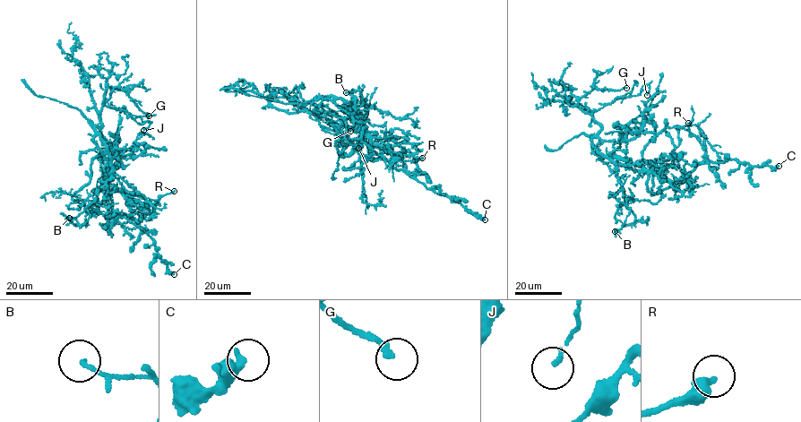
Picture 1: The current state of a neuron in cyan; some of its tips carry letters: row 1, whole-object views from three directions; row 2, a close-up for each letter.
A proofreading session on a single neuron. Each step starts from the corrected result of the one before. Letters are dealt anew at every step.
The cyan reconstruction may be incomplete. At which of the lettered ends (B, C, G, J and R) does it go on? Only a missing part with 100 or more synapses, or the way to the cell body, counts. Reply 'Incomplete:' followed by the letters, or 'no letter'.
Incomplete: no letter

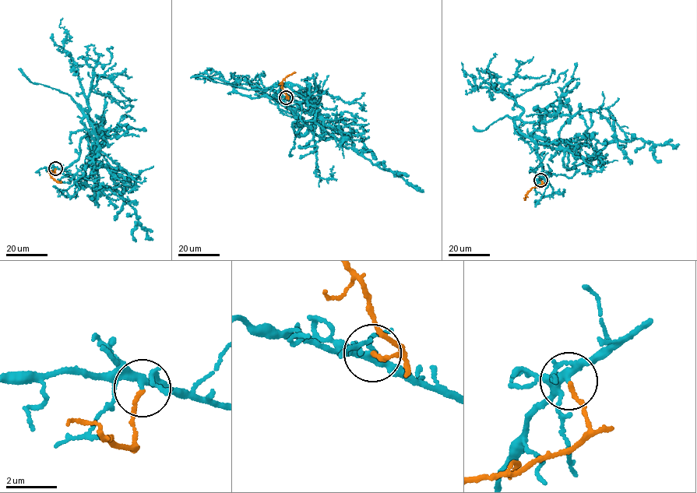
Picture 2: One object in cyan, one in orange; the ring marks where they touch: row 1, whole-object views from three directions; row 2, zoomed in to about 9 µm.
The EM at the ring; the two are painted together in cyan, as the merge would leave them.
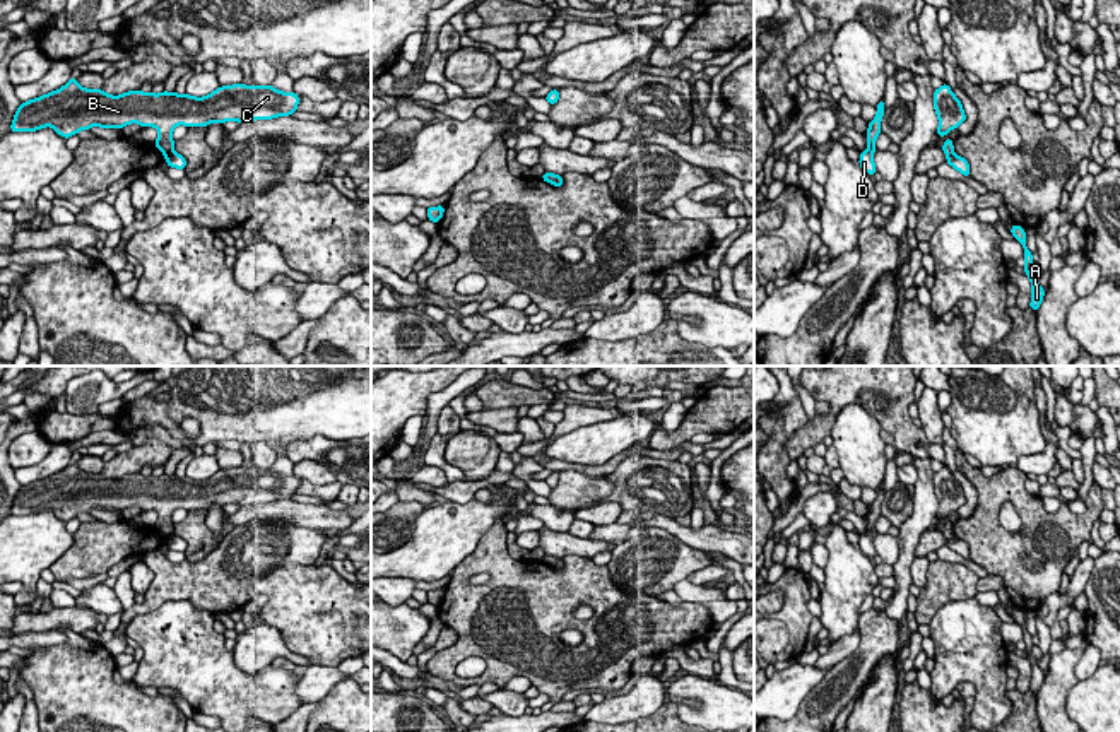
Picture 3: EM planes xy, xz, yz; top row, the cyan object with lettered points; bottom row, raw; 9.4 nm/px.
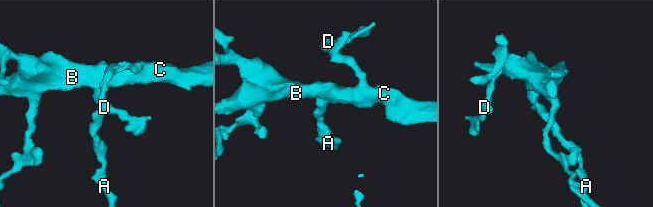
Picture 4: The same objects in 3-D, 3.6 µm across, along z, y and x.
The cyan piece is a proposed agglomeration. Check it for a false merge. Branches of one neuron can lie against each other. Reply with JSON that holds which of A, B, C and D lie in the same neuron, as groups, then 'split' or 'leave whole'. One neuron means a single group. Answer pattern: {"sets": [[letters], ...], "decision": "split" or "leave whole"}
{"sets": [["A"], ["B", "C", "D"]], "decision": "split"}

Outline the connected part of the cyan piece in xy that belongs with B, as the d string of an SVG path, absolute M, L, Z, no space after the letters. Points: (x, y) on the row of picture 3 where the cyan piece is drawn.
M75 77L63 87L21 103L10 132L36 132L53 127L58 135L68 139L91 127L123 128L130 123L156 127L159 135L154 145L169 157L173 149L173 128L207 127L214 121L253 121L277 116L291 116L299 104L299 96L282 92L272 86L219 86L203 97L162 91L161 94L128 91L111 96L101 89L85 89Z

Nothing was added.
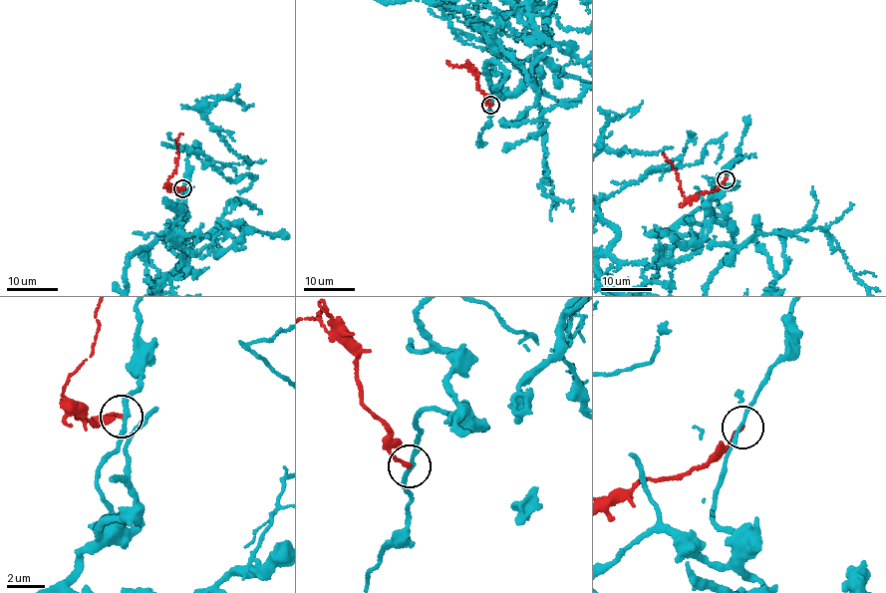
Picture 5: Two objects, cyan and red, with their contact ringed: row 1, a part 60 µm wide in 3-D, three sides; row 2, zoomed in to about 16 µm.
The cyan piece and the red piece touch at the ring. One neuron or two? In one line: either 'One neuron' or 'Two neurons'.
Two neurons

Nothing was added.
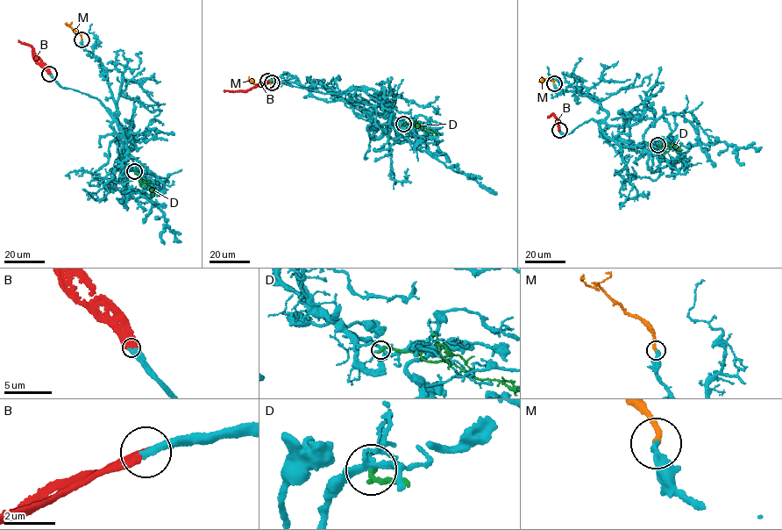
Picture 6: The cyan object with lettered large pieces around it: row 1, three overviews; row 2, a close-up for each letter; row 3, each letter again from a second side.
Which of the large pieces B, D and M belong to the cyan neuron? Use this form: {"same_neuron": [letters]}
{"same_neuron": ["B", "M"]}

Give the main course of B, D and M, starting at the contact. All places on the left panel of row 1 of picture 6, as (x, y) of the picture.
B: (49, 74), (48, 67), (31, 46), (17, 40)
D: (134, 171), (145, 182), (154, 196)
M: (81, 39), (78, 32), (66, 24)

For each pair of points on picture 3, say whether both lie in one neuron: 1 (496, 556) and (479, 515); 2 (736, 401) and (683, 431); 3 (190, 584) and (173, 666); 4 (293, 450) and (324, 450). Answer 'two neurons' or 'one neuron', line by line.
1: two neurons
2: one neuron
3: two neurons
4: one neuron

